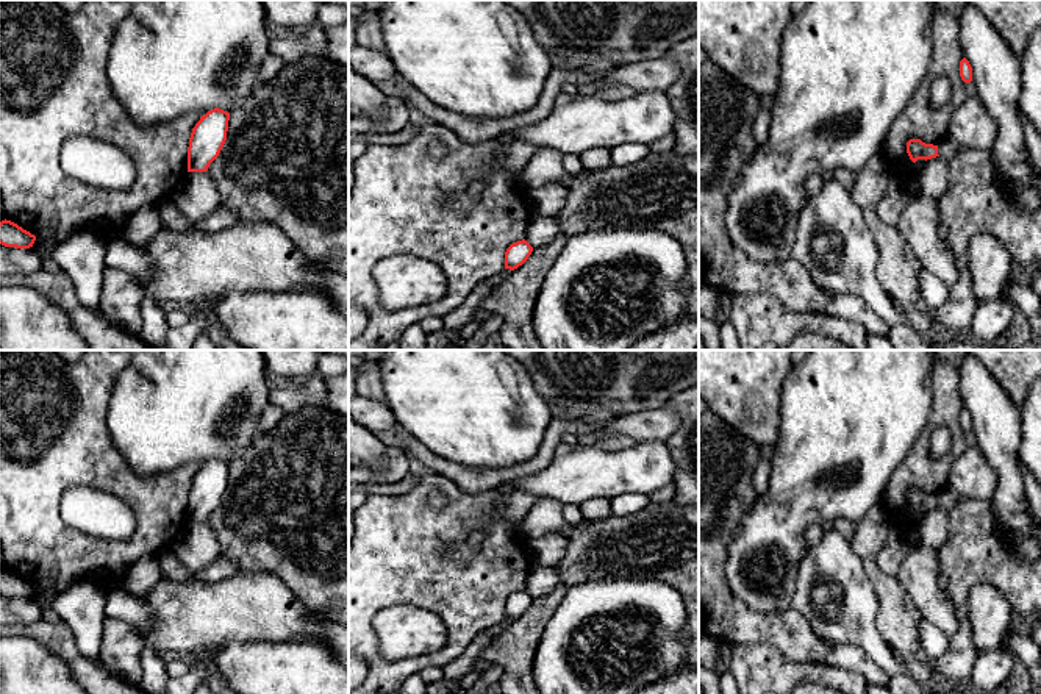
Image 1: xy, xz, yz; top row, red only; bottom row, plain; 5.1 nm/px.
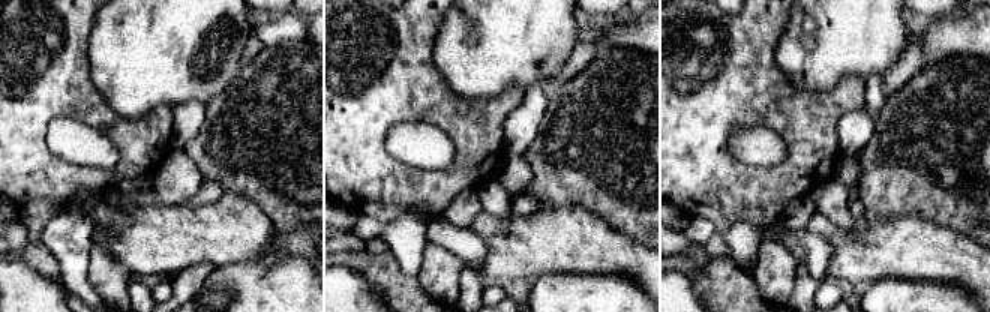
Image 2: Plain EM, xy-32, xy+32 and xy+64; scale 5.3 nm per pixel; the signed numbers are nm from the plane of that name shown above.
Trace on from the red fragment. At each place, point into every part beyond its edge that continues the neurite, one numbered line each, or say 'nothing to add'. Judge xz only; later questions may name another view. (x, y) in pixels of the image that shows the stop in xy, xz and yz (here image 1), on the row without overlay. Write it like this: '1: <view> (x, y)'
nothing to add

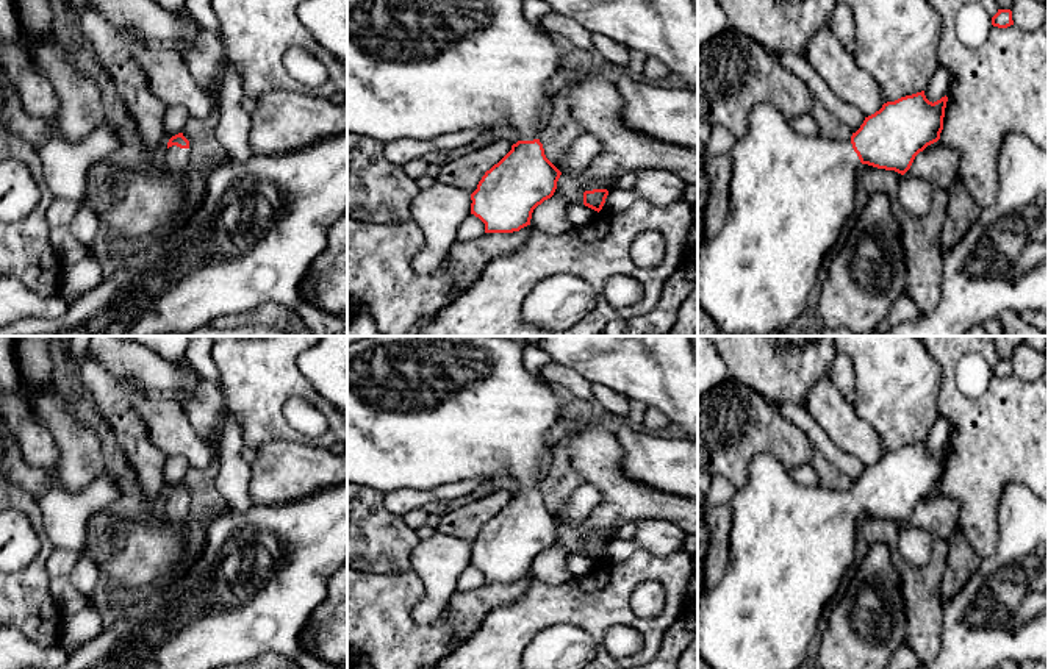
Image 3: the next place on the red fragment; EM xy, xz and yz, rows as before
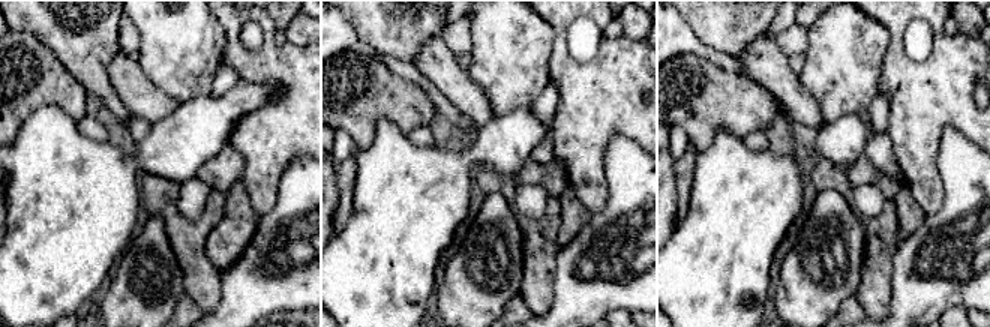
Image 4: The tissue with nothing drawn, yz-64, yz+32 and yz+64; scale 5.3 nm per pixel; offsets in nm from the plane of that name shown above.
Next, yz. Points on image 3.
1: yz (790, 546)

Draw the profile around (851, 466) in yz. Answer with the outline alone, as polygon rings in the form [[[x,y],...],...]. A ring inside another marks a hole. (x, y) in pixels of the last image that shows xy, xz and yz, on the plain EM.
[[[770,400],[774,410],[787,420],[796,424],[832,464],[846,474],[856,483],[865,470],[865,466],[852,455],[838,449],[827,433],[815,422],[804,406]]]

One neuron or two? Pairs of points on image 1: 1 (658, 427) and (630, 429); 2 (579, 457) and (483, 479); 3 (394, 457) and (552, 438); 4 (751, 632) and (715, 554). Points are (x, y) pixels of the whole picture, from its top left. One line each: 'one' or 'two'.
1: one
2: two
3: two
4: one

